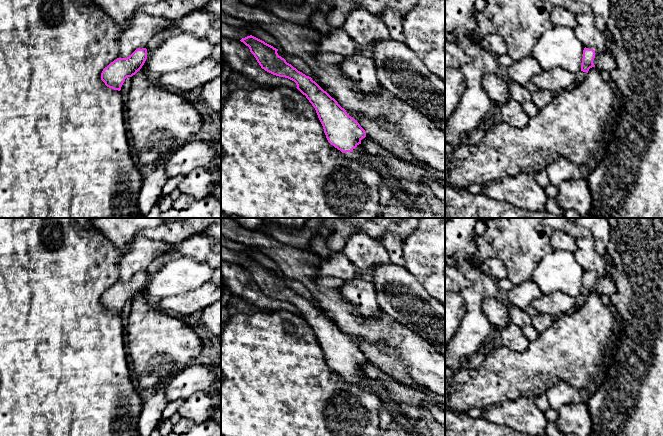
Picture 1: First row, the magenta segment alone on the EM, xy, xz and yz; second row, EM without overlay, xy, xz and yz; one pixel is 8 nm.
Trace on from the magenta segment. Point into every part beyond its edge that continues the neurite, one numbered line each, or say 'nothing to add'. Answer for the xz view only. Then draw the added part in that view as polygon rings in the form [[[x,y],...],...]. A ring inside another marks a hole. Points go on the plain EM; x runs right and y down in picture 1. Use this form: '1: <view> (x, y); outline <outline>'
1: xz (396, 414); outline [[[361,368],[357,369],[352,376],[346,376],[344,379],[350,382],[361,383],[372,390],[377,387],[379,389],[378,395],[385,401],[392,420],[400,424],[403,428],[410,430],[409,419],[403,415],[401,409],[391,399],[389,392],[379,382],[367,377]]]

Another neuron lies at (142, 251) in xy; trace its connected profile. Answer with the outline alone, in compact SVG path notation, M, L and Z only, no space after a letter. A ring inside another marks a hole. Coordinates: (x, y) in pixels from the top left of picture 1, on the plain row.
M137 237L127 249L122 251L118 264L118 282L127 282L136 273L146 272L147 267L154 259L170 253L170 251L170 243L155 241L146 237Z

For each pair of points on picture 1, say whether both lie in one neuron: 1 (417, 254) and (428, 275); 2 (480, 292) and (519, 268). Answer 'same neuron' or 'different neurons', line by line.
1: same neuron
2: different neurons

